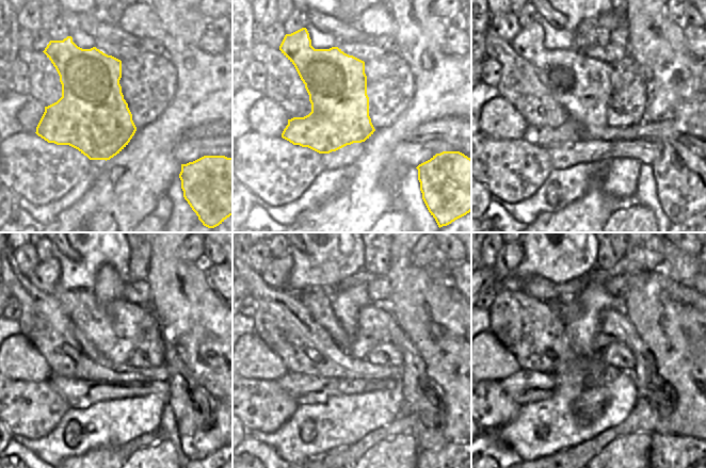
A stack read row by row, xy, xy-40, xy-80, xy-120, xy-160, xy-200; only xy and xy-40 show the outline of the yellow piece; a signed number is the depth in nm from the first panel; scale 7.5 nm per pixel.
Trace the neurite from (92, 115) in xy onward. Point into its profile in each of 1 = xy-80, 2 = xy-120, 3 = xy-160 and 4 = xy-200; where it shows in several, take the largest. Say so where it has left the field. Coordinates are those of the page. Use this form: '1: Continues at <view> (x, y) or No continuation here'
1: Continues at xy-80 (581, 84)
2: Continues at xy-120 (114, 329)
3: Continues at xy-160 (376, 325)
4: Continues at xy-200 (615, 327)

